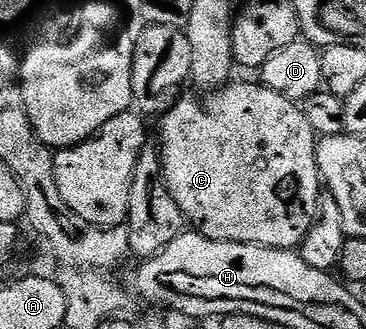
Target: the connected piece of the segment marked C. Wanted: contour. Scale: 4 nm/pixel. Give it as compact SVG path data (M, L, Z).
M228 81L226 86L220 86L218 90L212 90L206 95L203 106L195 98L180 97L173 108L158 119L159 142L161 157L163 159L163 182L169 188L177 208L183 213L184 219L191 222L198 233L209 236L213 240L225 240L226 242L240 242L241 244L253 244L254 246L268 246L278 250L295 250L305 240L305 236L311 231L311 225L315 219L317 200L321 193L321 179L319 177L319 165L315 159L315 147L317 135L315 129L309 124L302 105L296 104L292 99L281 96L281 92L273 92L273 88L264 86L258 81L235 82Z

